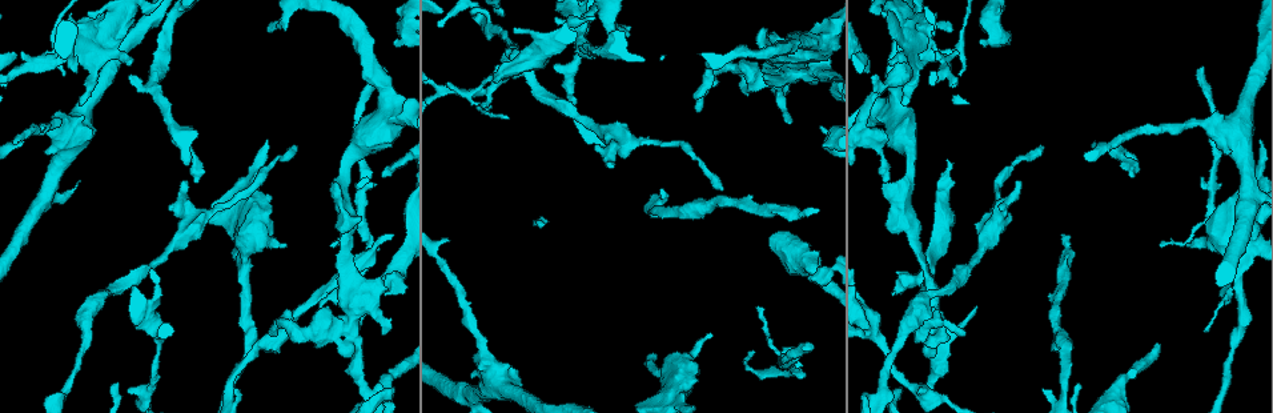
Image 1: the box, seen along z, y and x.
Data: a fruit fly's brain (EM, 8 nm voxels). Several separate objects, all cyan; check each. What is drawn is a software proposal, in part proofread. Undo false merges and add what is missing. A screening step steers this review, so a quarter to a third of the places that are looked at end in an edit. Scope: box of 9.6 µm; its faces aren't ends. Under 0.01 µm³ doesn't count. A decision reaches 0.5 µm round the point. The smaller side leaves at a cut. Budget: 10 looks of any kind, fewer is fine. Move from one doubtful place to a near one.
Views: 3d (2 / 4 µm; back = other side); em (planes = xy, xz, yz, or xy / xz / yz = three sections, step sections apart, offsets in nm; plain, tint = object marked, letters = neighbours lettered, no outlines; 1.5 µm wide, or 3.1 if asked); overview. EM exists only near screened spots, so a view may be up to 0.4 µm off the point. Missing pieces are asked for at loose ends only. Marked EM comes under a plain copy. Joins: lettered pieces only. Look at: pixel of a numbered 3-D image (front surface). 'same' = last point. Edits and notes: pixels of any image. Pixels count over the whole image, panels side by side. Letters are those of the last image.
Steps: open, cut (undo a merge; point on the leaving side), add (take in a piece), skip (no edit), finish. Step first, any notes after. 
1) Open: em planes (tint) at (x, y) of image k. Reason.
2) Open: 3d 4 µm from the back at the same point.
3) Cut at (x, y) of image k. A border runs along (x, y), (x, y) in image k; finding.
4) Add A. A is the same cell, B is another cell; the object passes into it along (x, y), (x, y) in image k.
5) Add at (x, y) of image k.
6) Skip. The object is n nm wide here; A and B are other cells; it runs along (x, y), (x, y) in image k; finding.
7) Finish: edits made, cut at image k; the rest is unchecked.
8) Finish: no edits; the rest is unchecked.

Open: em xz step 4 (tint) at (812, 83) of image 1. Branch stops here.

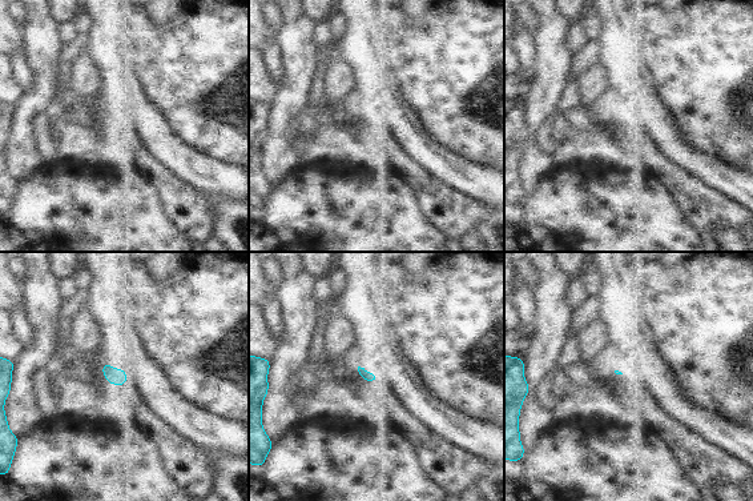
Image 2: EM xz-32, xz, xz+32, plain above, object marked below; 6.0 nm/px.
Open: em planes (letters) at the same point. Another direction.

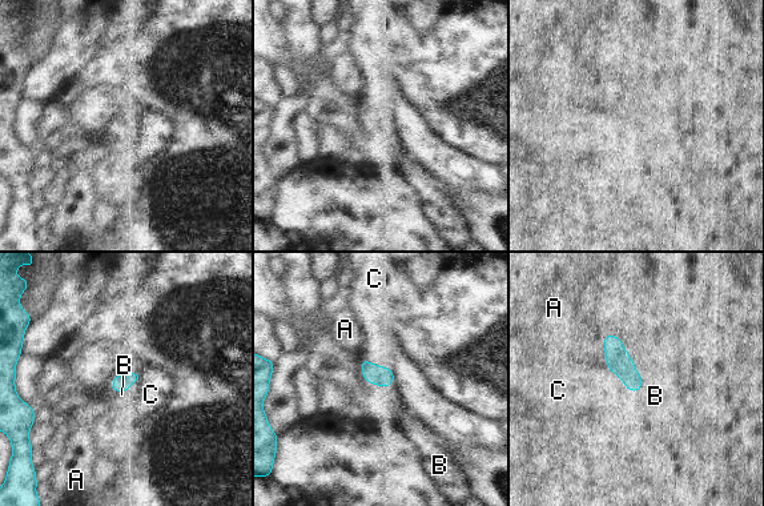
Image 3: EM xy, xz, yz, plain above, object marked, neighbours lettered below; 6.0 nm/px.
Add B. The longest contact is with C, 240 nm; B is the same cell, A and C are other cells; the object passes into it along (618, 360), (639, 388), (655, 396) in image 3; it goes on there.

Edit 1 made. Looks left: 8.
Open: 3d 4 µm at (1189, 247) of image 1. Free end.

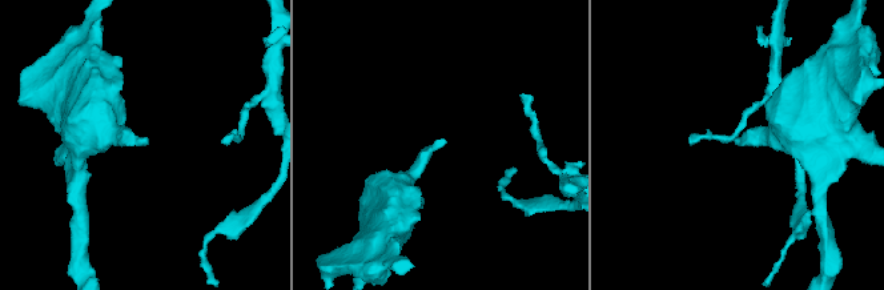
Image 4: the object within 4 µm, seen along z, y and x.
Open: em planes (letters) at (147, 141) of image 4.

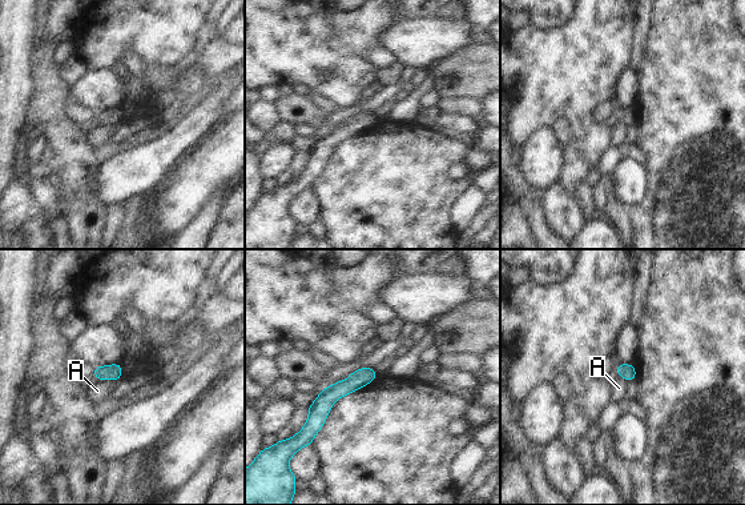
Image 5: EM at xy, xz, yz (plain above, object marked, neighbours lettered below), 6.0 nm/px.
Skip. The longest contact is with A, 130 nm; A is another cell; no lettered piece goes on from it.

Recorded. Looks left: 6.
Open: 3d 4 µm at (185, 199) of image 1. Thick turns thin.

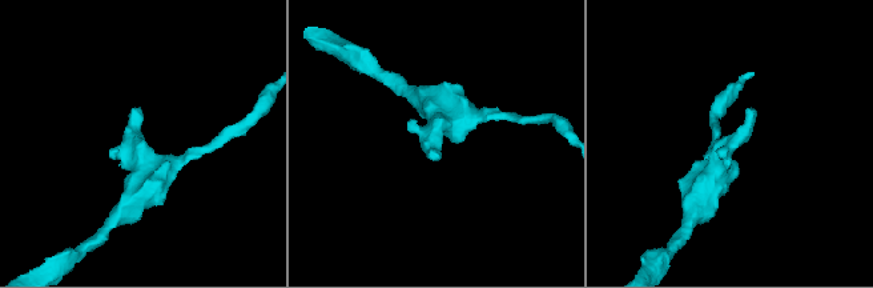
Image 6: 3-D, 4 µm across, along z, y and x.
Open: em yz step 4 (tint) at (131, 139) of image 6. Shape alone is not enough.

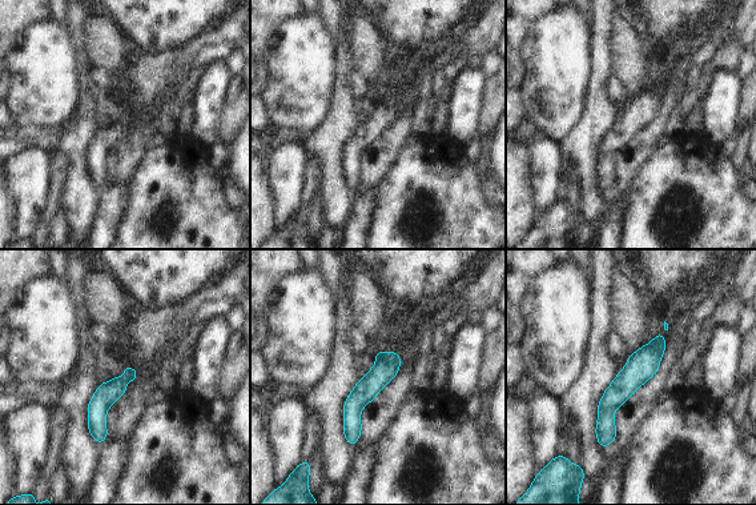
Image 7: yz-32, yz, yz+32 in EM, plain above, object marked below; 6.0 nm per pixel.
Open: em xy step 8 (letters) at the same point.

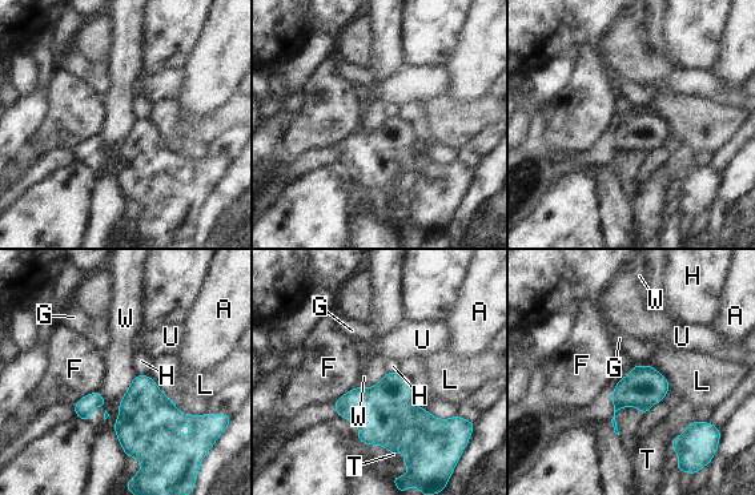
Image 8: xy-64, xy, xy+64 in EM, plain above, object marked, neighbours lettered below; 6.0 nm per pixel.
Skip. The longest contact is with W, 500 nm; A, F, G, H, L, T, U and W are other cells; a border runs along (634, 363), (650, 365) in image 8; one neuron here.

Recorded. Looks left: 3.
Open: 3d 2 µm at (945, 49) of image 1. Three arms meet.

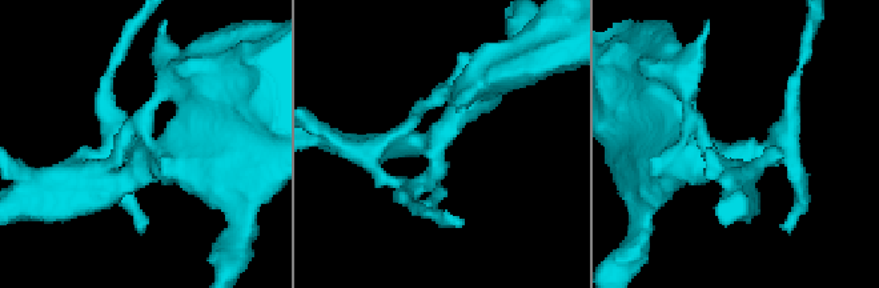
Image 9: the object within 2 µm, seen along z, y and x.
Open: em planes (letters) at (733, 156) of image 9. Shape alone is not enough.

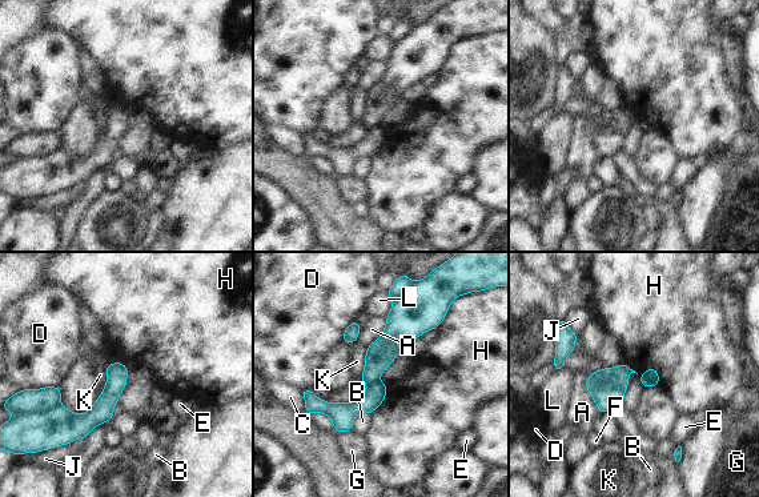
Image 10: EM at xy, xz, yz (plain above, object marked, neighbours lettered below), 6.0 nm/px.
Cut at (25, 432) of image 10. The longest contact is with H, 280 nm; A, B, C, D, E, F, G, H, J, K and L are other cells; the part that leaves runs along (124, 371), (88, 420), (57, 419) in image 10; two neurons meet here.

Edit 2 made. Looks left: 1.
Finish: edits made, add at image 3, cut at image 10; the rest is unchecked.

